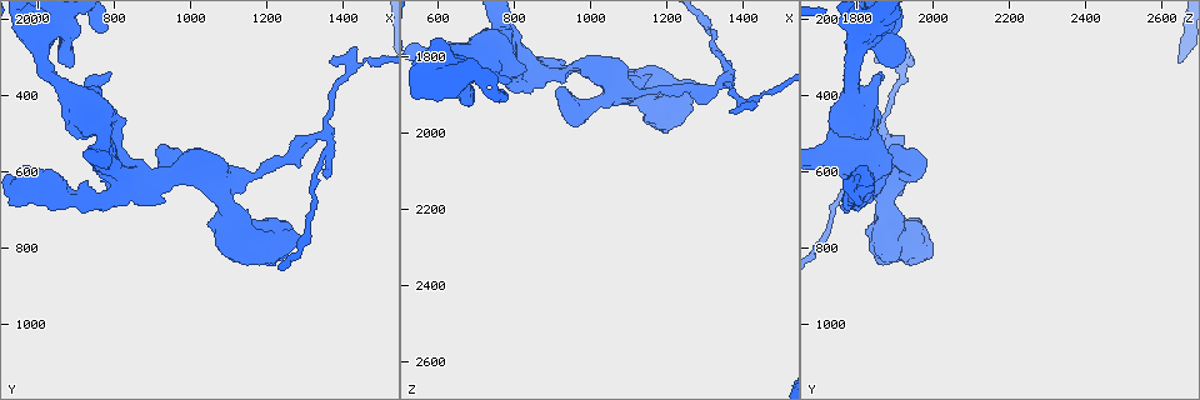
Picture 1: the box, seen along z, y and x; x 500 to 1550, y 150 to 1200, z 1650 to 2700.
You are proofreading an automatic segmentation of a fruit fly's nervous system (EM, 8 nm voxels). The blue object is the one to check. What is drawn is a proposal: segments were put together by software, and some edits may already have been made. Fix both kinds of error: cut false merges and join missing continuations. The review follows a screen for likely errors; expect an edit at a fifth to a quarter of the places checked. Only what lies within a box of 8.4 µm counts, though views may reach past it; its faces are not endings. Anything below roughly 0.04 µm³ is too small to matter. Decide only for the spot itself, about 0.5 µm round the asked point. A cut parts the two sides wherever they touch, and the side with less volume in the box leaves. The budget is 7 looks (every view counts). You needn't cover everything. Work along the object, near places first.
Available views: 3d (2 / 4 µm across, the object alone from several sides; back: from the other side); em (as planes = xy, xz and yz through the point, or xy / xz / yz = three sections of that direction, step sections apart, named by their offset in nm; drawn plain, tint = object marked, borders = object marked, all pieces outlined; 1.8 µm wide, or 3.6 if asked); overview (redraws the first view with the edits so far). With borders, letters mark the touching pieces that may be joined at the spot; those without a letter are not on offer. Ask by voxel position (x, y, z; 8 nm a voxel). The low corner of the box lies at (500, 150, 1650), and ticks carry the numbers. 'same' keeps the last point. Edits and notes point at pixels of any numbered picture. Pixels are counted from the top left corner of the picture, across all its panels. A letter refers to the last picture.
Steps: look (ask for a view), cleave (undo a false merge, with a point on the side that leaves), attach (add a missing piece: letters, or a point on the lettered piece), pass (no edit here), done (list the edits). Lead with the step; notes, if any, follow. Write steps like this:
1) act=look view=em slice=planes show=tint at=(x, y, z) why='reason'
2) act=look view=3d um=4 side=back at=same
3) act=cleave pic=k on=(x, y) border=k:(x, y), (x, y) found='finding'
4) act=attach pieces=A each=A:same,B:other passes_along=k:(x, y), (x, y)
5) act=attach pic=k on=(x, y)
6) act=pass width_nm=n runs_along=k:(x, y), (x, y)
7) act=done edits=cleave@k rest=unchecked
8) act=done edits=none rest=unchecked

act=look view=em um=3.6 slice=planes show=borders at=(740, 405, 1835) why='thick turns thin'

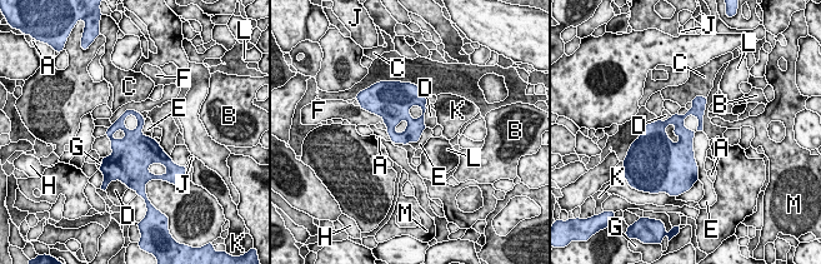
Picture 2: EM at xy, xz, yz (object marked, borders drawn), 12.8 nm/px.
act=pass each=A:other,B:other,C:other,D:other,E:other,F:other,G:other,H:other,J:other,K:other,L:other,M:other found='all the same neuron'

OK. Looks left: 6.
act=look view=3d um=4 at=(1105, 625, 1900) why='thin arm on a thick one'

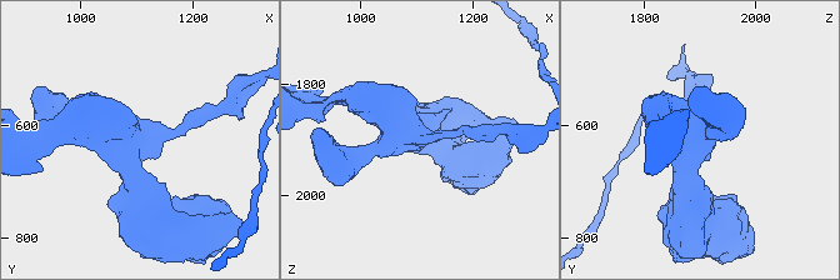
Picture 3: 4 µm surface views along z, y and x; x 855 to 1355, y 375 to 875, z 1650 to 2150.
act=look view=em um=3.6 slice=xy step=4 show=tint at=(1110, 620, 1895) arms=4 why='shape alone is not enough'

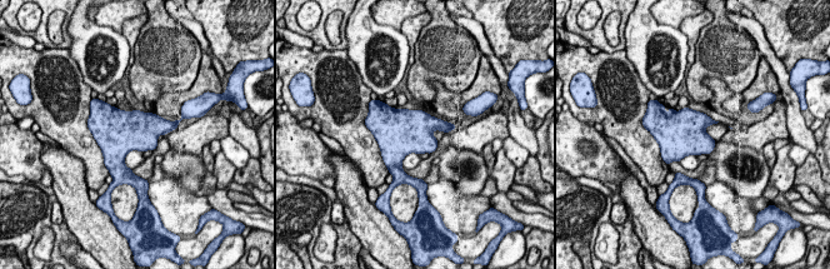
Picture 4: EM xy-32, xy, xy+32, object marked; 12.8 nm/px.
act=look view=em um=3.6 slice=yz step=8 show=borders at=same why='cut it another way'

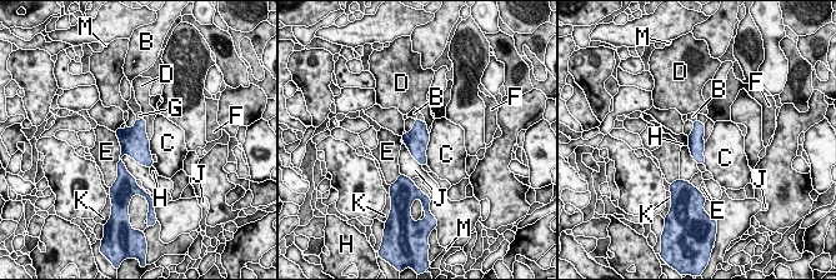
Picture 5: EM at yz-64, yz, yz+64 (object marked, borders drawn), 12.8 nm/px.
act=pass each=B:other,C:other,D:other,E:other,F:other,G:other,H:other,J:other,K:other,M:other border=5:(430, 134), (426, 164) found='all the same neuron'

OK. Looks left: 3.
act=look view=3d um=4 at=(1340, 510, 1865) why='thin neck'

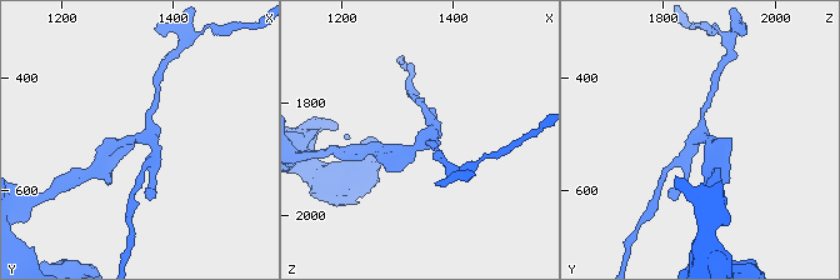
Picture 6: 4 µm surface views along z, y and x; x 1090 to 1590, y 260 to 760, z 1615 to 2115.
act=look view=em slice=planes show=tint at=(1345, 510, 1870)

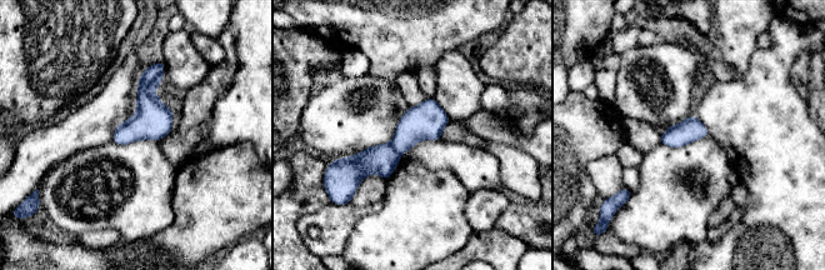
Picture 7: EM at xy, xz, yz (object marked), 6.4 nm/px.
act=look view=em slice=planes show=borders at=same

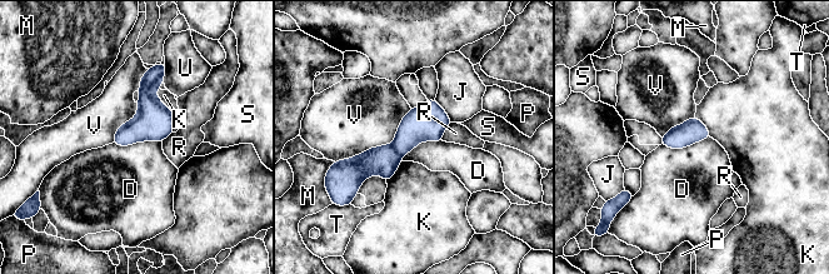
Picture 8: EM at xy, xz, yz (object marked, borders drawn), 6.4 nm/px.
act=cleave pic=8 on=(420, 124) longest_contact=V:600nm each=D:other,J:other,K:other,M:other,P:other,R:other,S:other,T:other,U:other,V:other found='two neurons meet here'

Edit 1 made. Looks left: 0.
act=done edits=cleave@8 rest=unchecked

